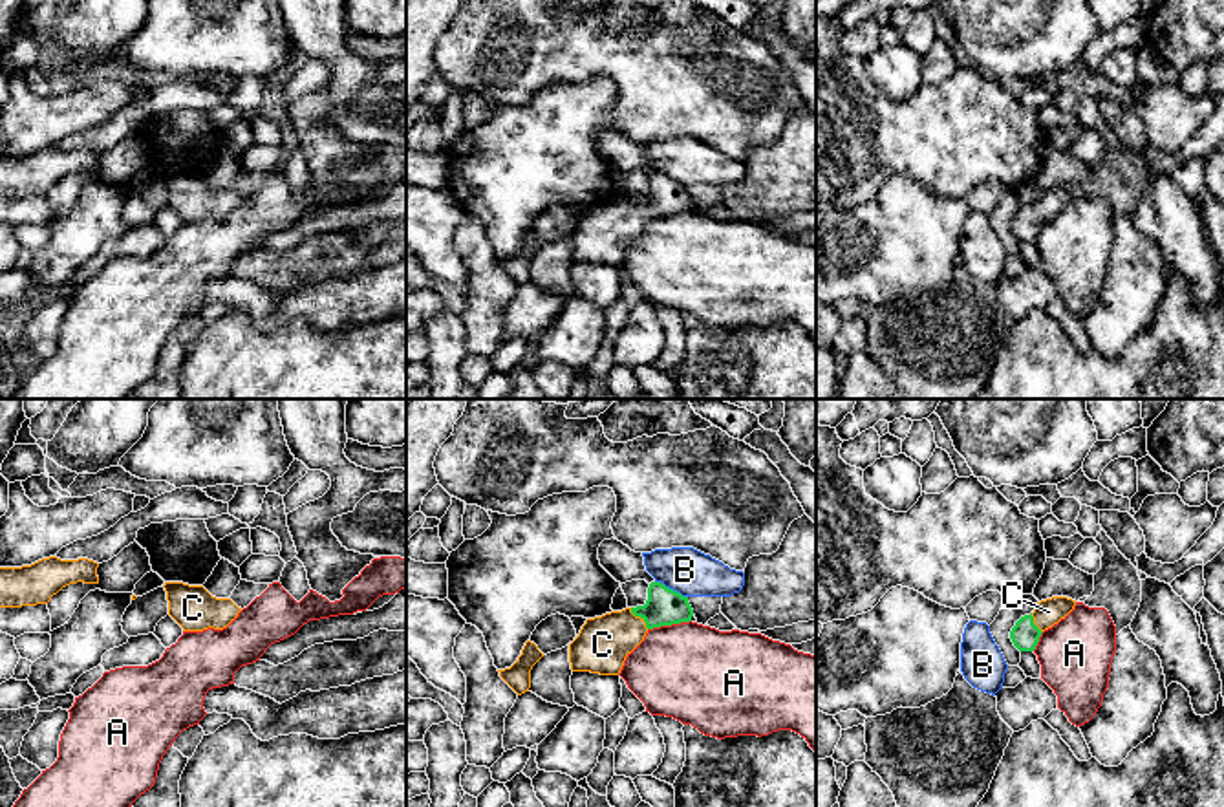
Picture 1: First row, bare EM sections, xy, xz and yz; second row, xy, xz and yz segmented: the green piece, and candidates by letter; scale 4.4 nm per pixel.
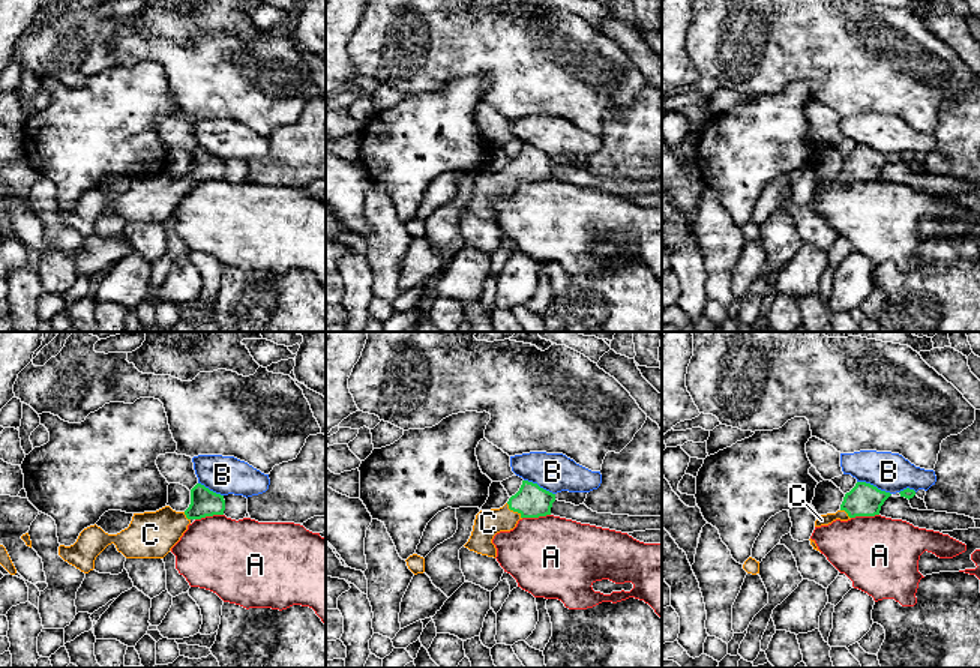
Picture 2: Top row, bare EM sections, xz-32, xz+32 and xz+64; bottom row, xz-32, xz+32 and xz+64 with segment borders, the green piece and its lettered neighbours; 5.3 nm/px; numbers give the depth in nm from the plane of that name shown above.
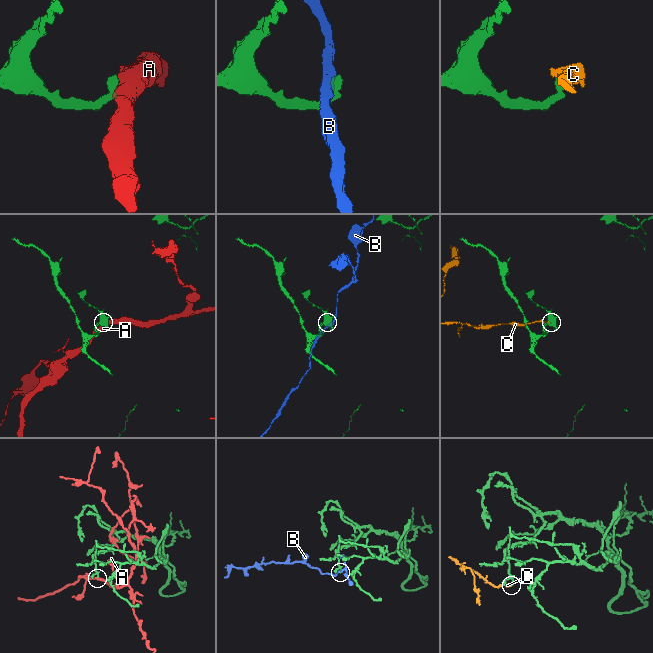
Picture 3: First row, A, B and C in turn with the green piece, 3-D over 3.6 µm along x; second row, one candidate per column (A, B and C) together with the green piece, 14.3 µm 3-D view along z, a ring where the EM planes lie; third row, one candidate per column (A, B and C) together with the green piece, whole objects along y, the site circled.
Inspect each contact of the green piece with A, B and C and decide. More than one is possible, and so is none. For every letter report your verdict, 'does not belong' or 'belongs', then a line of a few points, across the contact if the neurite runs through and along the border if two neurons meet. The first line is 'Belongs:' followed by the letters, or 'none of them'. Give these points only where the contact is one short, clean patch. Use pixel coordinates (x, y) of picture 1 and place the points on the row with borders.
Belongs: C
A: does not belong; line xz (690, 619), (648, 630)
B: does not belong; line xz (655, 581), (687, 597)
C: belongs; line xz (665, 606), (650, 615), (639, 615), (602, 645)

